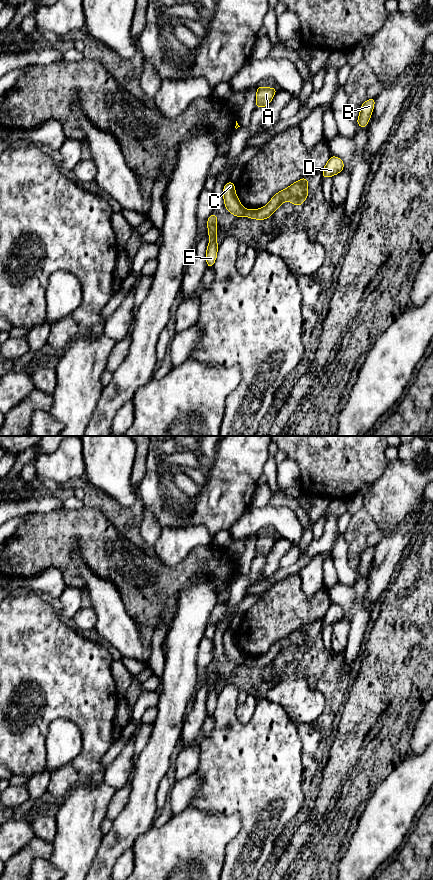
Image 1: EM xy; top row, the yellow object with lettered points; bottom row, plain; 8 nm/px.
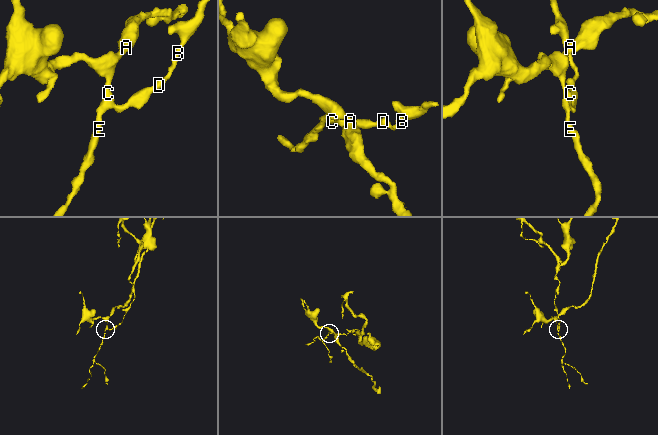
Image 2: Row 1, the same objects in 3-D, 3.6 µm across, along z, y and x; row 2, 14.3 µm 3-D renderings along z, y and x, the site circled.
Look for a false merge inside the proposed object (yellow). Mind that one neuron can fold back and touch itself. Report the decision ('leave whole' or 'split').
split

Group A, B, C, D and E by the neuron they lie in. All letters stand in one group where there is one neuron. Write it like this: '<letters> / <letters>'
A C E / B D

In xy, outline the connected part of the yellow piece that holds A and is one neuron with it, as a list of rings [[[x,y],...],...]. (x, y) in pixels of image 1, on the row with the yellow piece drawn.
[[[257,87],[256,92],[256,108],[261,108],[267,106],[273,99],[277,89],[269,87]]]

